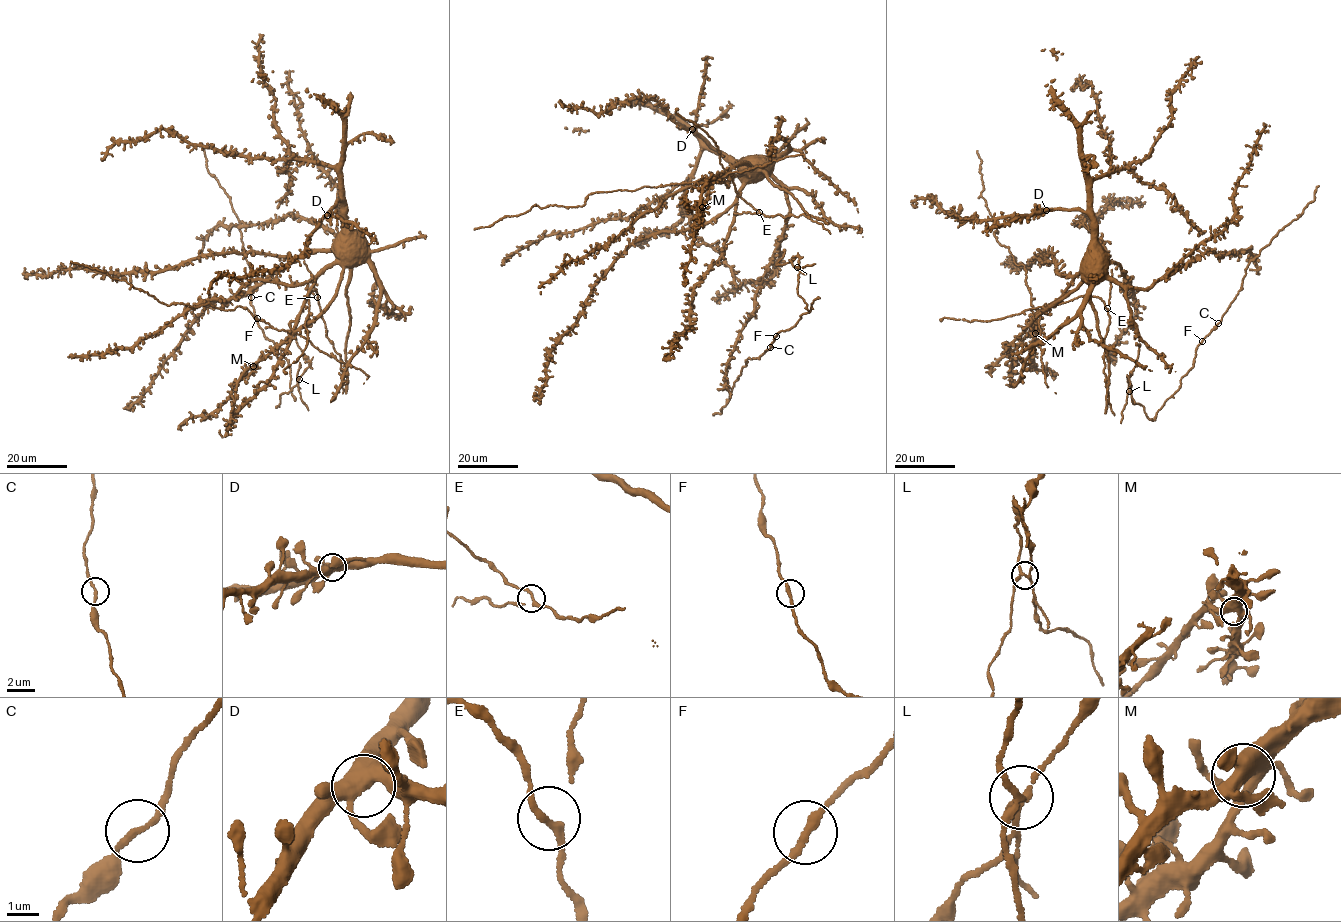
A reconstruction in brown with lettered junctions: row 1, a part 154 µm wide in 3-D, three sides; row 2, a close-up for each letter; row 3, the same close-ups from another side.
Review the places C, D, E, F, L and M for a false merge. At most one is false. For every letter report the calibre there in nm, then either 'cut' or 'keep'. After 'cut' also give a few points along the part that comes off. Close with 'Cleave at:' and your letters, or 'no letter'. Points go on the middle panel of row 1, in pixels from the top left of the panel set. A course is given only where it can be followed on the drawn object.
C: 190 nm | keep
D: 480 nm | keep
E: 240 nm | keep
F: 240 nm | keep
L: 200 nm | cut | (797, 267), (797, 255), (789, 262), (776, 265), (783, 257), (784, 249)
M: 440 nm | keep
Cleave at: L

